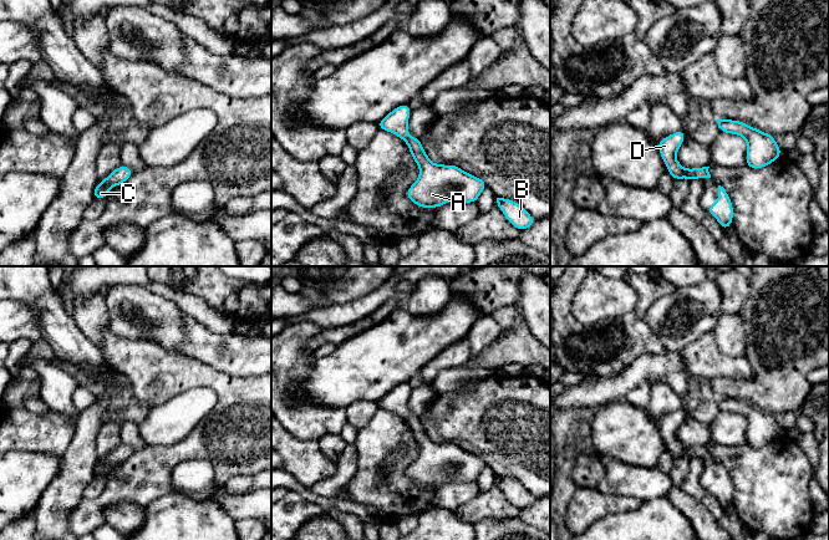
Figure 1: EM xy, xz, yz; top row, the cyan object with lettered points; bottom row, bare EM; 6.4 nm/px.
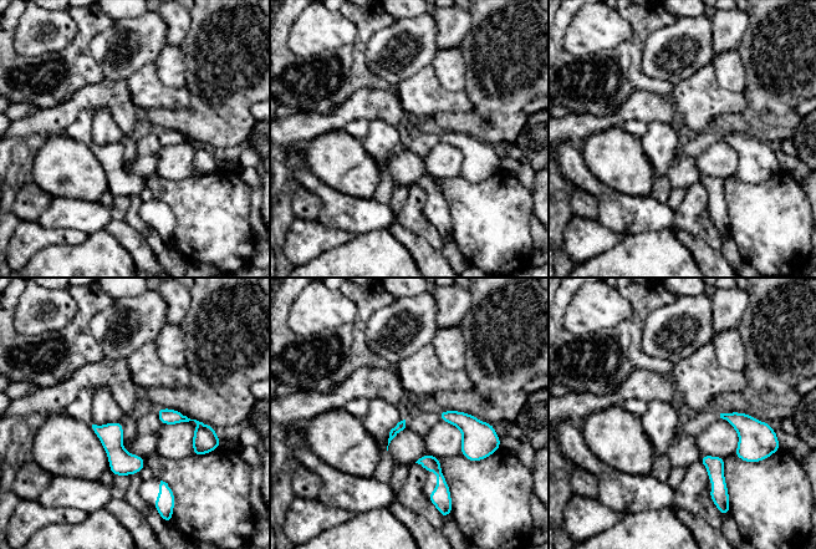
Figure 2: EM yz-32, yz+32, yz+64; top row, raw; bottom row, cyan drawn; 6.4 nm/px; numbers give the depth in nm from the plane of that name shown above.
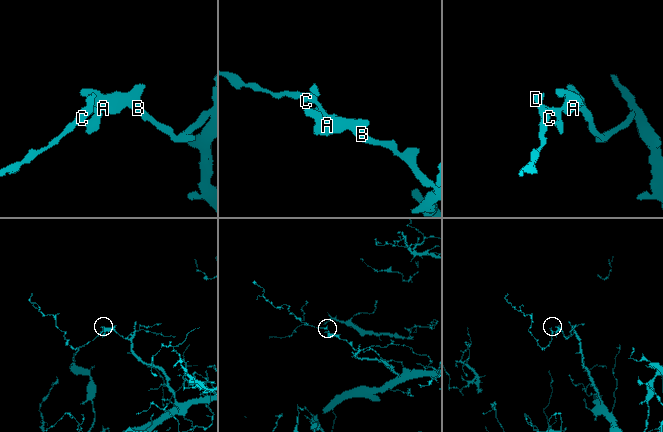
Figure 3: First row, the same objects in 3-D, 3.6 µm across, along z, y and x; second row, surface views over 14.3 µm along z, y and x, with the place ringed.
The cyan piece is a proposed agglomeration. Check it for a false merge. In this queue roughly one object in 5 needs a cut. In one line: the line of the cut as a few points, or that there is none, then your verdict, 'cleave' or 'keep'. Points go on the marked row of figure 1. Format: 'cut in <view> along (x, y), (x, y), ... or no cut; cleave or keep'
no cut; keep

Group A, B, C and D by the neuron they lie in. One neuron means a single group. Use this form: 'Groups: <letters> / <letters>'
Groups: A B C D

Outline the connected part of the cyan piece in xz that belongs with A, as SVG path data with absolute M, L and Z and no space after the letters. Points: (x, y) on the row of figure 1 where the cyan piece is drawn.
M403 103L392 109L378 123L378 129L387 131L406 142L413 161L419 167L418 179L407 189L406 197L419 208L439 208L456 199L477 203L487 183L454 164L434 164L423 149L419 138L411 137L407 123L411 107Z

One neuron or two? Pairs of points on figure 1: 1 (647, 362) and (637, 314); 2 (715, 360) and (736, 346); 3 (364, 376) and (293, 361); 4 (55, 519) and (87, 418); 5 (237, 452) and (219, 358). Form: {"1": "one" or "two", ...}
{"1": "two", "2": "two", "3": "two", "4": "one", "5": "two"}

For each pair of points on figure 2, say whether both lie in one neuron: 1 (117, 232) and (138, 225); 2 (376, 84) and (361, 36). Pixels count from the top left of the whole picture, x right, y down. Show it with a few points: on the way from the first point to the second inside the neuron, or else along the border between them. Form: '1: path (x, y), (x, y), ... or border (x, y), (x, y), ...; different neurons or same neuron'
1: border (123, 220), (152, 248); different neurons
2: path (365, 72), (358, 66), (358, 47); same neuron

